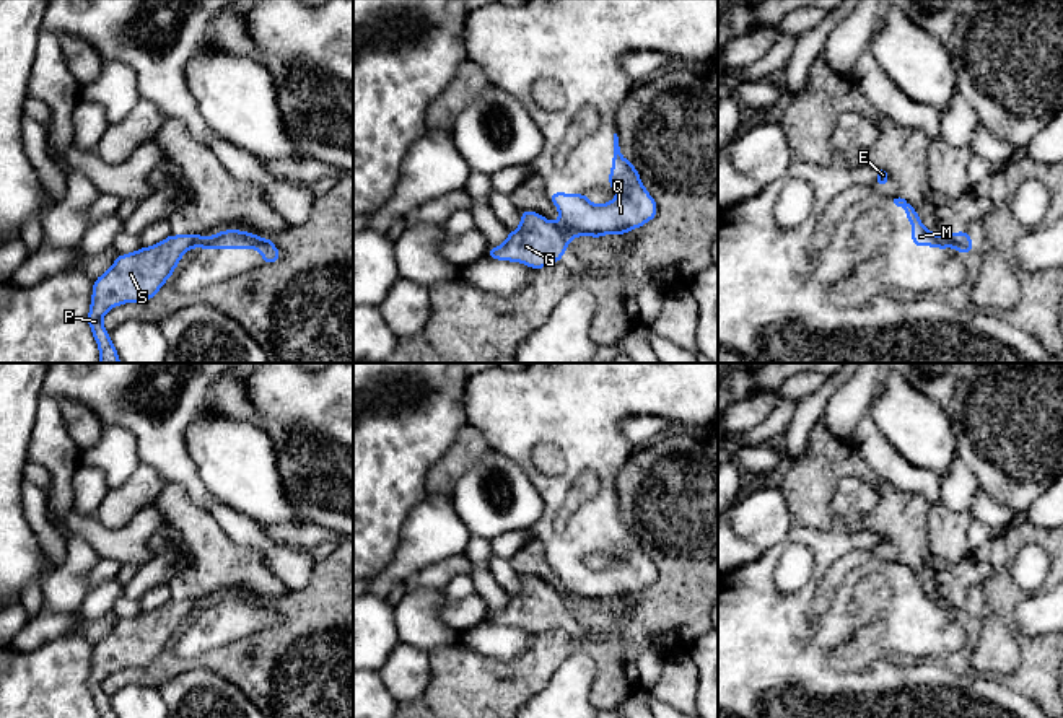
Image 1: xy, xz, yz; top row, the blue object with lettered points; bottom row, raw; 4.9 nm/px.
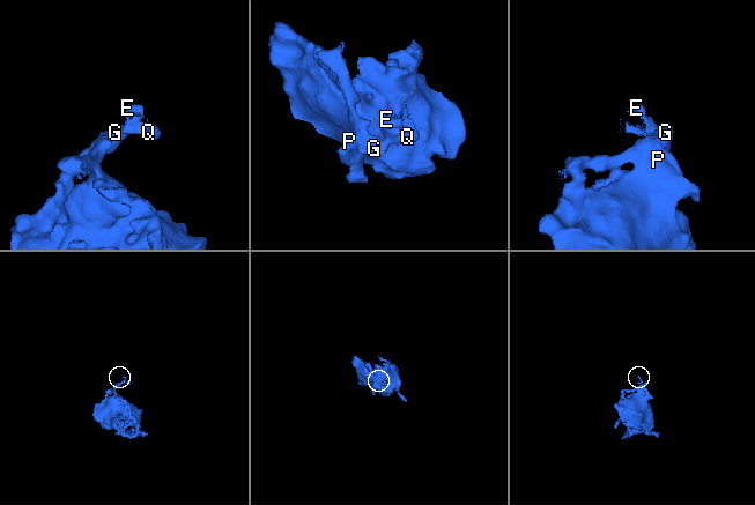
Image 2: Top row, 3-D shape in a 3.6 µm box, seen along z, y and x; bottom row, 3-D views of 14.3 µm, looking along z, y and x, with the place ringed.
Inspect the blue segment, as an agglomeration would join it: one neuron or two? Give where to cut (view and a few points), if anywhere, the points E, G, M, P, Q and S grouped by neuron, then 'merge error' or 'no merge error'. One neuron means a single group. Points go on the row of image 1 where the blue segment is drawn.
cut xz (559, 223), (570, 235); groups E M Q / G P S; merge error

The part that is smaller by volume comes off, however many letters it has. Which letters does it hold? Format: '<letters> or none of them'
E, M, Q

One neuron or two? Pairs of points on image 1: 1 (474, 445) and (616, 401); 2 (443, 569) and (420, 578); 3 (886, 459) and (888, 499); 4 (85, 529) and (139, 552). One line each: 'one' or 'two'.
1: two
2: one
3: two
4: one

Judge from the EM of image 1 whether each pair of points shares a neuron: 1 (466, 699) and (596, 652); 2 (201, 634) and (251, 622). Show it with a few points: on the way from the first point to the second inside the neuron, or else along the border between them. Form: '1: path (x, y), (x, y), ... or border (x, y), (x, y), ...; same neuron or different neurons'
1: path (498, 689), (526, 676), (546, 656), (564, 652); same neuron
2: path (214, 627), (218, 622), (238, 622); same neuron

